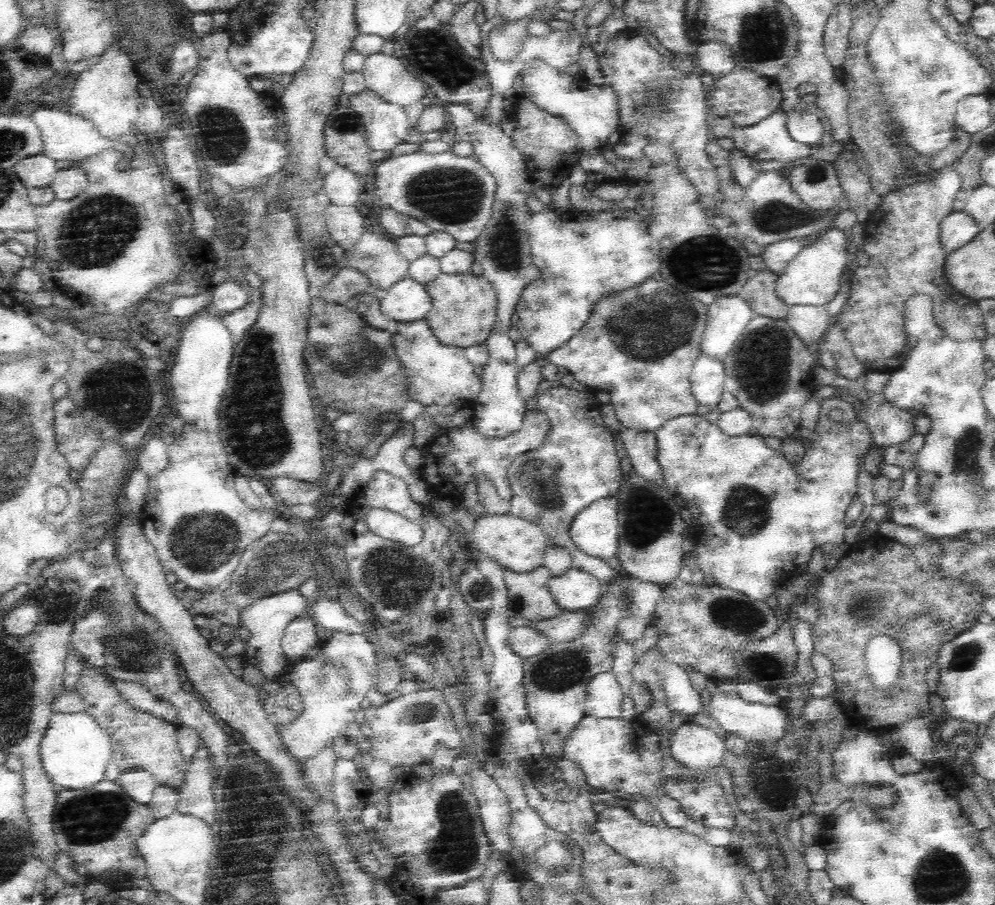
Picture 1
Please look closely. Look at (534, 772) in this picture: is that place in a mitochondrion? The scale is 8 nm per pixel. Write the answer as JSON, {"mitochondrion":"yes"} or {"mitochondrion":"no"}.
{"mitochondrion":"no"}

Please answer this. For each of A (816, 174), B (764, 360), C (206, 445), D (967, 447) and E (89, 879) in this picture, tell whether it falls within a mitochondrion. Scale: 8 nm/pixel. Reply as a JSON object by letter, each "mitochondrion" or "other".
{"A":"mitochondrion","B":"mitochondrion","C":"other","D":"mitochondrion","E":"other"}

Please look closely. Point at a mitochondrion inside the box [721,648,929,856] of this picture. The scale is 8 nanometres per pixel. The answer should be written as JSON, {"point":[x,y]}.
{"point":[766,659]}

